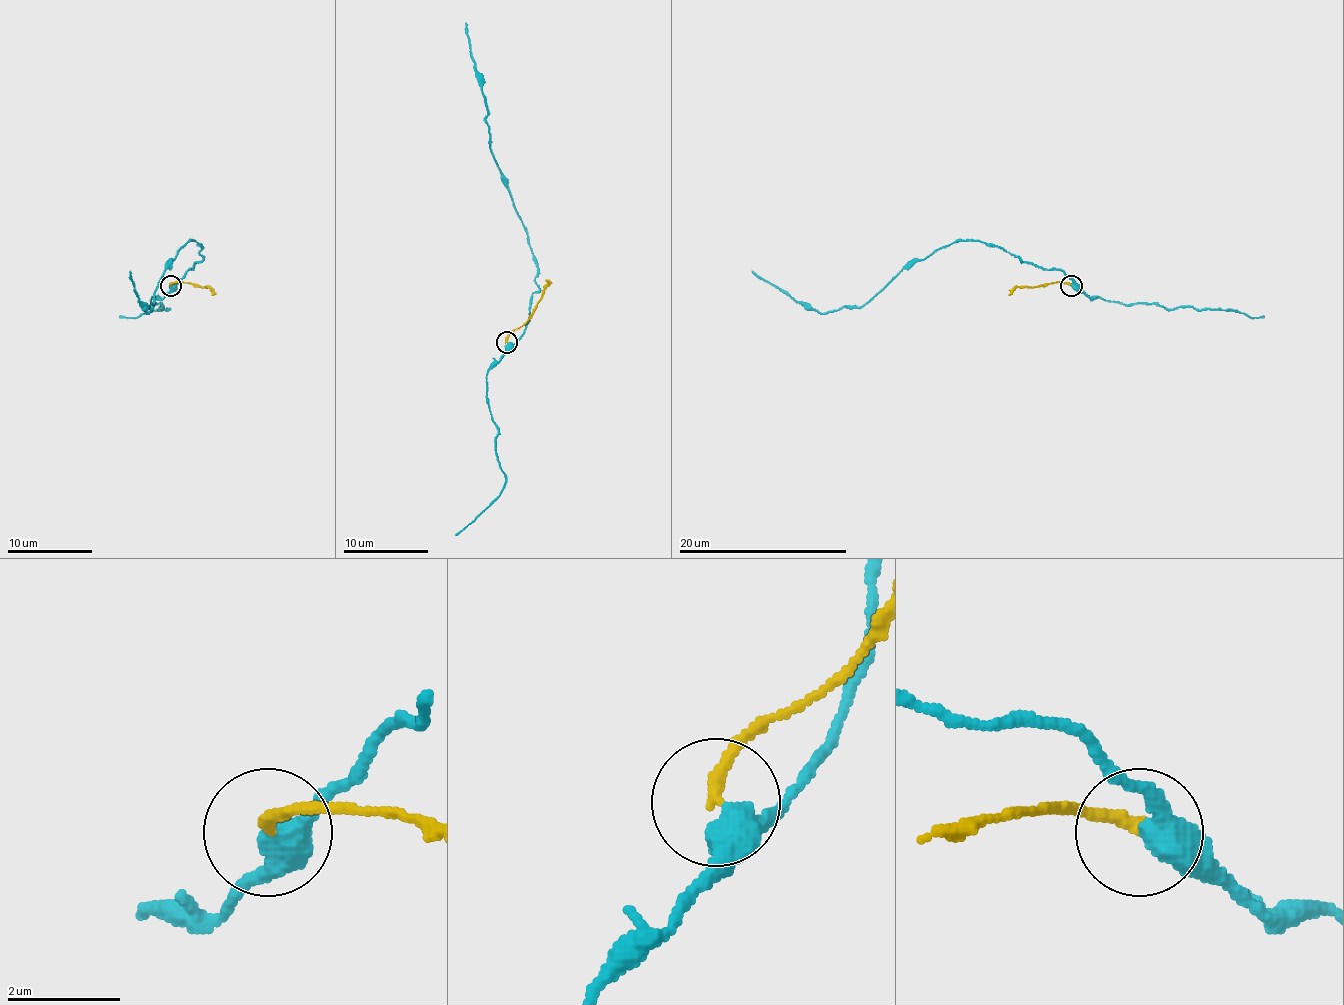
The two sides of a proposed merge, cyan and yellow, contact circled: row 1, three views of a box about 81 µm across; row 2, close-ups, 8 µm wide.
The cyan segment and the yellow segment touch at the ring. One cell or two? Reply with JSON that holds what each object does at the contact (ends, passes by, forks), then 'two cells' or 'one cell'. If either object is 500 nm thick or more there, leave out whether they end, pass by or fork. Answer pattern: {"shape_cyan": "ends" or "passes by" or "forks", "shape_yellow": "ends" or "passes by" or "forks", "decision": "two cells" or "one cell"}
{"shape_cyan": "passes by", "shape_yellow": "ends", "decision": "two cells"}

